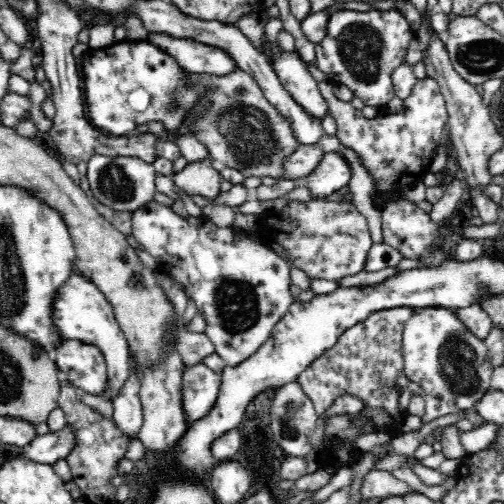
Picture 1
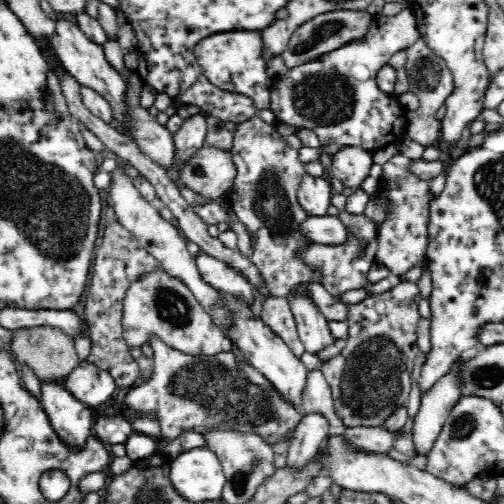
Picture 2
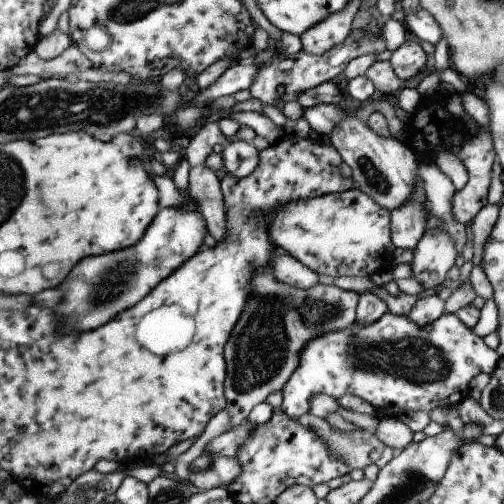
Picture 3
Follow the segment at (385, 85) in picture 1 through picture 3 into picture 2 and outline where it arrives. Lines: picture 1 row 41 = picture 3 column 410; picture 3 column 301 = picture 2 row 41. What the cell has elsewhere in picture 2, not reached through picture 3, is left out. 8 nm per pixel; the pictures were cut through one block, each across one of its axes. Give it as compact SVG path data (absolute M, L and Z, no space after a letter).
M408 6L394 18L380 14L364 40L346 44L338 52L292 68L288 74L272 80L270 110L282 124L290 124L298 130L314 130L322 146L342 144L374 152L388 144L396 144L404 138L408 112L396 96L380 90L376 74L390 64L394 54L406 52L418 40L418 24Z

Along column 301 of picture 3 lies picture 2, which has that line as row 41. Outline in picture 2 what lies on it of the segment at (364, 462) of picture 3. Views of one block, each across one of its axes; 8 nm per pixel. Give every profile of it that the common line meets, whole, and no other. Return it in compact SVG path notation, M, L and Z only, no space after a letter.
M418 40L414 46L410 46L406 50L406 66L404 66L404 70L406 70L406 76L408 76L410 92L420 98L420 108L406 116L408 122L406 122L404 136L410 136L412 140L416 140L424 148L428 148L428 146L432 146L432 142L436 138L440 138L442 122L436 118L436 114L444 106L446 98L452 94L454 78L452 78L452 74L448 70L448 64L430 46L426 46L422 40Z

